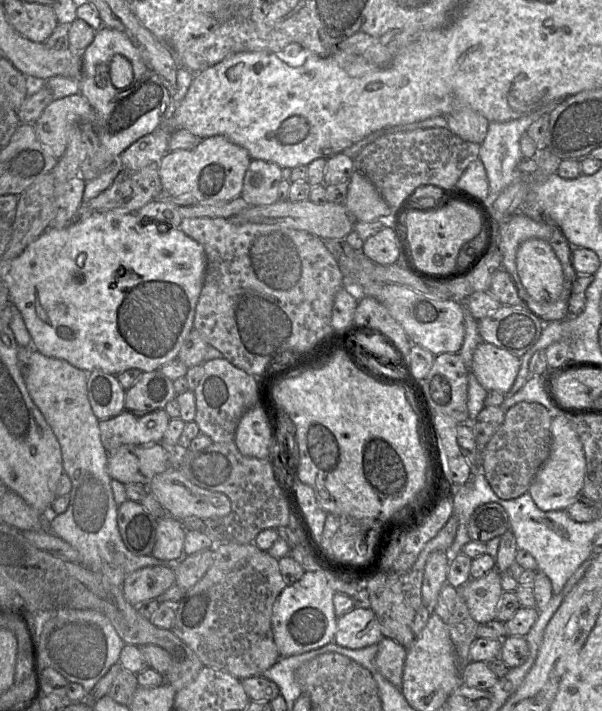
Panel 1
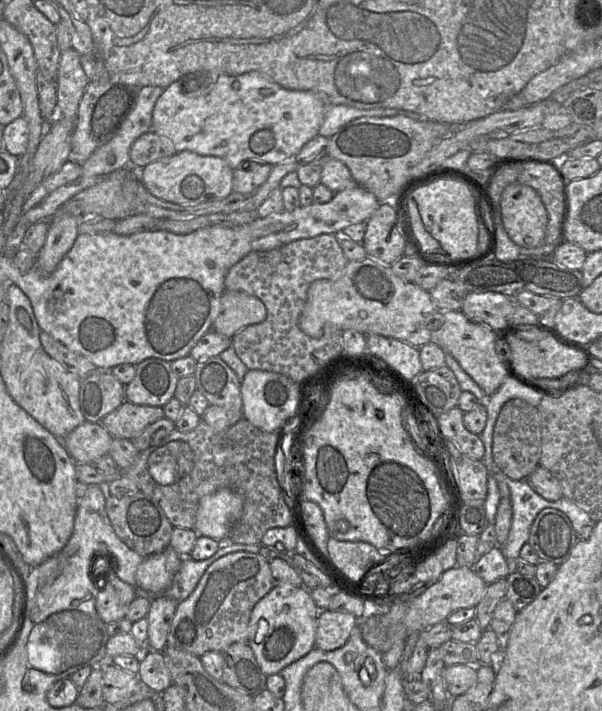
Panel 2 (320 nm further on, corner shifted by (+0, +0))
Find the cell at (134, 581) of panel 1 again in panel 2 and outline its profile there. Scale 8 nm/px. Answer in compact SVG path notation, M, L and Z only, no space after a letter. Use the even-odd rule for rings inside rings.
M113 570L107 572L101 583L95 603L99 617L105 624L124 619L136 598L136 588L121 581Z

